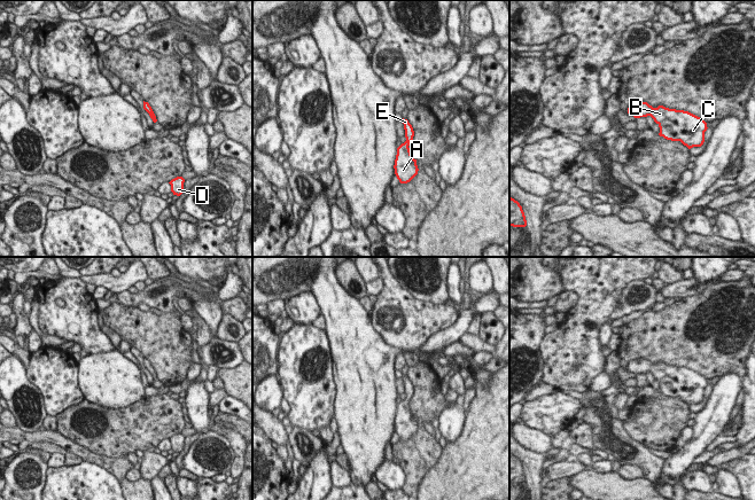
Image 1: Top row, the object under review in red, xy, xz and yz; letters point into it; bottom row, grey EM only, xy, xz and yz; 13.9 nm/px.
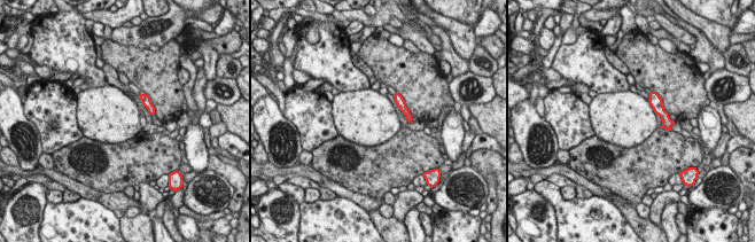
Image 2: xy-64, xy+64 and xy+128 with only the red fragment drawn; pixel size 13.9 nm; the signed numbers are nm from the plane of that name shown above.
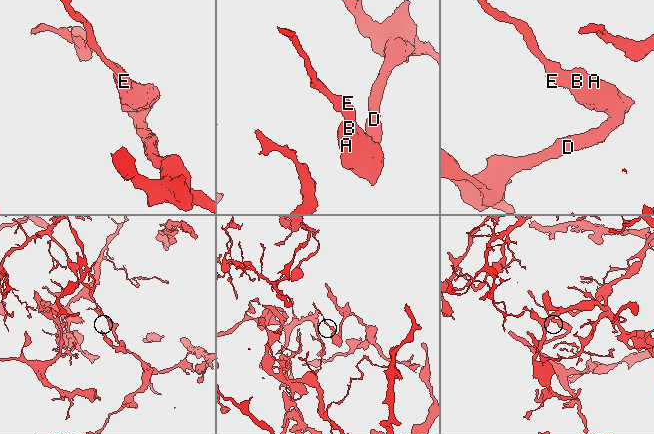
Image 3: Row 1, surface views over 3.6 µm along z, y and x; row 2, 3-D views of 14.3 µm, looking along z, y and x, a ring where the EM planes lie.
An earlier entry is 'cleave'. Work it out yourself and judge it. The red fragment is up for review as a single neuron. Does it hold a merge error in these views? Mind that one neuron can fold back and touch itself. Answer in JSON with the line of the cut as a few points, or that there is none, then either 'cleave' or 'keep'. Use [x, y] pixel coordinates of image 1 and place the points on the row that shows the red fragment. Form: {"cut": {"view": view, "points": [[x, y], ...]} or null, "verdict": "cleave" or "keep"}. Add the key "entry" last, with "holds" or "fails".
{"cut": null, "verdict": "keep", "entry": "fails"}

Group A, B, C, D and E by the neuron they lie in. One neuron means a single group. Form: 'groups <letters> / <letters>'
groups A B C D E

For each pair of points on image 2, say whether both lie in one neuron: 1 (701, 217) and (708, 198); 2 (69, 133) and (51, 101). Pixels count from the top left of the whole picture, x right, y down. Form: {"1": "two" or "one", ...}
{"1": "two", "2": "one"}

